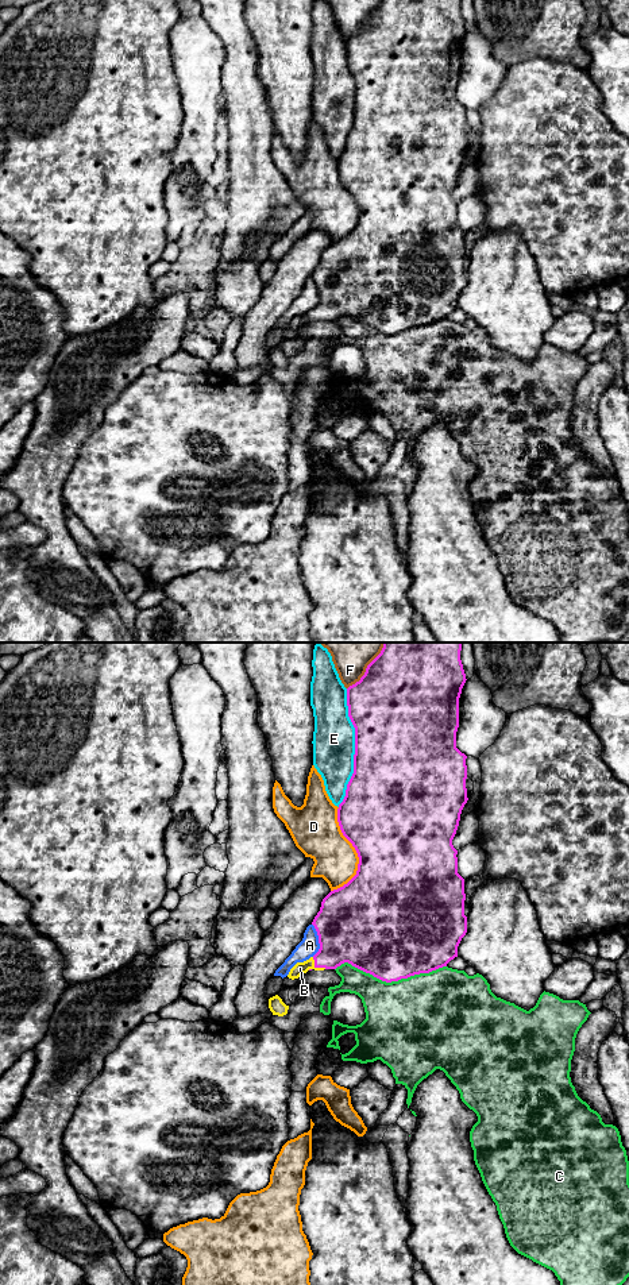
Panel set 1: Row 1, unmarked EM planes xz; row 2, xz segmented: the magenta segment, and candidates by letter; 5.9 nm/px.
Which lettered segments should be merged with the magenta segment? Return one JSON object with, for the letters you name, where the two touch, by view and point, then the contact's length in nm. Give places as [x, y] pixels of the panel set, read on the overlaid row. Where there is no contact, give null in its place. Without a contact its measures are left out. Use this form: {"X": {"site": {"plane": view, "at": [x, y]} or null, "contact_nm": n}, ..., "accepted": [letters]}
{"B": {"site": {"plane": "xz", "at": [316, 967]}, "contact_nm": 110}, "accepted": ["B"]}

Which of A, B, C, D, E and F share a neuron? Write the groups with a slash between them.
A / B / C / D / E / F

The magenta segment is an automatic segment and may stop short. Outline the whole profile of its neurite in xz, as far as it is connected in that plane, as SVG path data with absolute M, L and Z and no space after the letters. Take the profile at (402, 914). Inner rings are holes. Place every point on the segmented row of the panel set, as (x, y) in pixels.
M383 642L381 653L367 665L359 682L347 688L348 717L355 728L354 773L347 784L346 796L337 809L337 822L343 836L355 848L359 864L356 875L343 887L331 891L321 902L320 911L314 917L314 926L320 949L304 962L297 962L288 977L294 980L309 969L336 969L344 962L391 983L420 973L429 973L458 957L458 946L467 933L467 917L464 915L464 879L458 873L458 850L452 845L460 814L467 803L467 756L456 748L456 732L459 728L459 698L466 683L466 674L460 660L463 642Z

